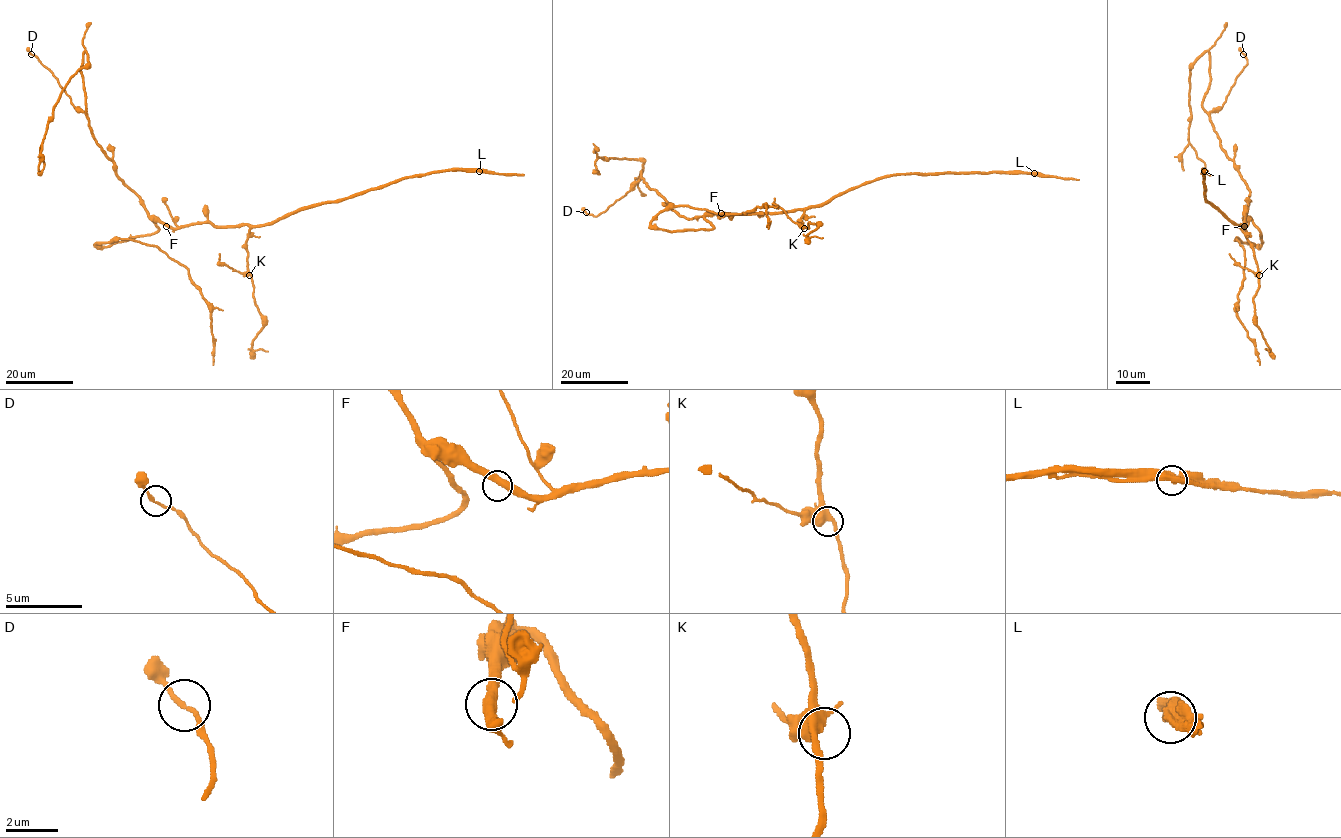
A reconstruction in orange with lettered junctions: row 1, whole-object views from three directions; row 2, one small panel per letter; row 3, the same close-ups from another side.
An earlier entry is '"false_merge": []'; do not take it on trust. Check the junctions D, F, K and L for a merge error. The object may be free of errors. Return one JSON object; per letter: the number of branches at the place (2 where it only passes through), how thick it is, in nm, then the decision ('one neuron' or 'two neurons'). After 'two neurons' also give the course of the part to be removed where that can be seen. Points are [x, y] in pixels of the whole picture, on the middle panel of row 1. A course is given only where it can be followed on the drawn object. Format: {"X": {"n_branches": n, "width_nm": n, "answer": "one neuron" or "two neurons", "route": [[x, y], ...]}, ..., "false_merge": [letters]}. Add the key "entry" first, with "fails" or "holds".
{"entry": "fails", "D": {"n_branches": 2, "width_nm": 170, "answer": "one neuron"}, "F": {"n_branches": 2, "width_nm": 400, "answer": "one neuron"}, "K": {"n_branches": 3, "width_nm": 400, "answer": "one neuron"}, "L": {"n_branches": 2, "width_nm": 500, "answer": "two neurons", "route": [[1034, 172], [1079, 179]]}, "false_merge": ["L"]}

